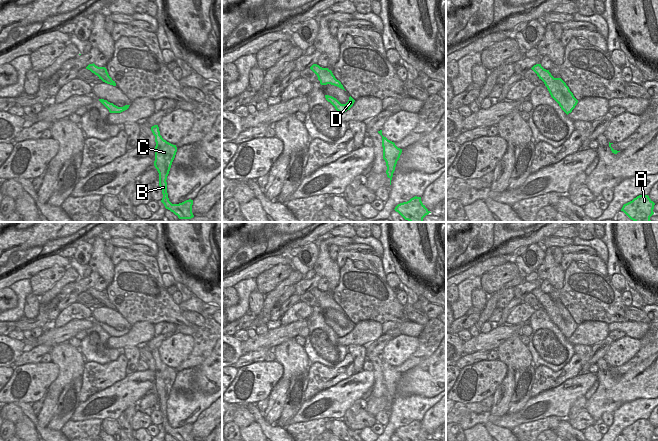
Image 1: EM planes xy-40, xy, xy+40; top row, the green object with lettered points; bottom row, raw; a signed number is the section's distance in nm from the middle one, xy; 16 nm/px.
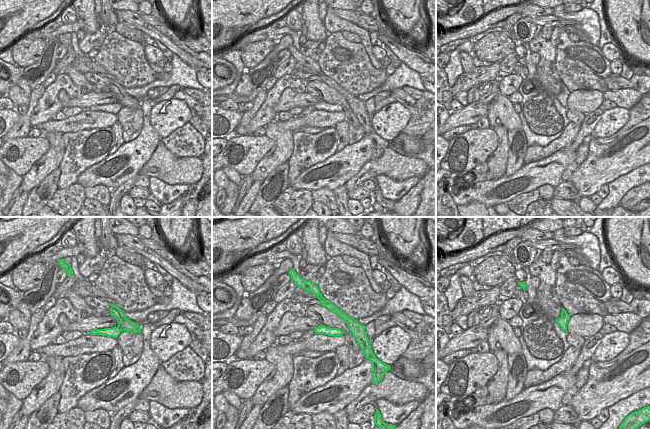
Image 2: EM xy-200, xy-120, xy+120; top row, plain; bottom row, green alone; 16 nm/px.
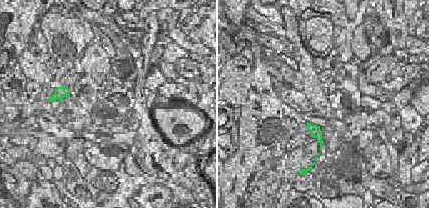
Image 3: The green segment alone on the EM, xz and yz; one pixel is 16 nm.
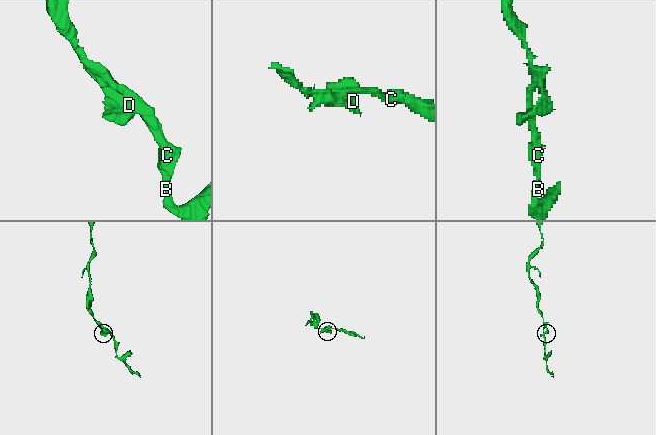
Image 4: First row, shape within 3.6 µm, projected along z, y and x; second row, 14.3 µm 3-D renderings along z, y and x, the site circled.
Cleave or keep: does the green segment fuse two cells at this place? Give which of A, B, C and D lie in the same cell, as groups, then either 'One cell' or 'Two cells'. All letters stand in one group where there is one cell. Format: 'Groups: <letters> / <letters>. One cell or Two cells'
Groups: A B C / D. Two cells.

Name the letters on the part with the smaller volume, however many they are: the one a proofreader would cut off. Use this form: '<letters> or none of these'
D

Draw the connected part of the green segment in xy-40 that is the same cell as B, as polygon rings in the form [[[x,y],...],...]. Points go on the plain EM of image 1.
[[[158,349],[152,350],[151,355],[155,360],[156,366],[154,390],[159,397],[159,410],[163,418],[161,426],[166,433],[170,434],[178,441],[194,441],[192,437],[193,424],[189,423],[179,428],[172,428],[168,422],[166,404],[175,382],[177,371],[162,362]]]

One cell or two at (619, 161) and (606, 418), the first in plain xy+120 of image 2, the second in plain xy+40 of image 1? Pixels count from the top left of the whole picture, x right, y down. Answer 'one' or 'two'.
two

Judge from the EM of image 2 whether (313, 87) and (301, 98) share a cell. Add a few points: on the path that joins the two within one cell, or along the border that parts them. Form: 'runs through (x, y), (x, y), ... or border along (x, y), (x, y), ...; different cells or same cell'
border along (306, 89), (323, 100); different cells

